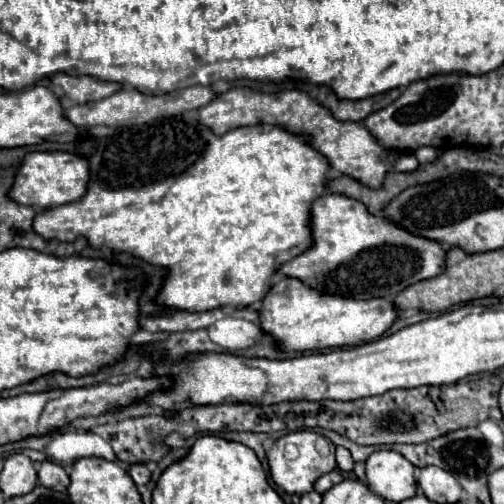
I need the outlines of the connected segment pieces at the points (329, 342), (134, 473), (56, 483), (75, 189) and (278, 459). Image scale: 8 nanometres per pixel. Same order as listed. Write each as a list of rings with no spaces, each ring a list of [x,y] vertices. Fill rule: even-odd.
[[[277,276],[271,292],[263,298],[261,326],[265,332],[277,338],[281,350],[317,350],[317,348],[339,348],[369,342],[379,338],[399,318],[399,310],[393,300],[371,298],[353,300],[337,294],[325,294],[309,288],[297,278]]]
[[[133,464],[131,470],[129,470],[129,476],[133,478],[135,484],[147,484],[149,478],[151,478],[151,472],[147,470],[145,464]]]
[[[45,460],[37,466],[39,470],[39,484],[53,490],[65,490],[69,486],[69,474],[65,468],[53,460]]]
[[[31,152],[25,156],[23,166],[17,170],[15,184],[9,196],[19,204],[49,210],[81,200],[87,192],[87,182],[89,182],[89,162],[83,156],[71,152]]]
[[[299,430],[299,432],[291,432],[291,434],[281,436],[277,442],[273,442],[271,450],[267,452],[267,460],[269,460],[269,470],[271,470],[273,482],[279,488],[283,488],[287,494],[311,492],[313,484],[315,484],[315,480],[319,476],[323,476],[323,474],[337,468],[335,444],[329,438],[325,438],[325,436],[317,434],[317,432],[311,432],[311,430]],[[289,444],[297,448],[295,458],[287,458],[287,454],[285,454],[285,448]]]

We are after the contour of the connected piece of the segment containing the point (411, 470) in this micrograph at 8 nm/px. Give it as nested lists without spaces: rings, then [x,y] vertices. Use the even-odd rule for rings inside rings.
[[[377,450],[369,456],[367,484],[385,500],[403,502],[417,492],[415,466],[395,450]]]

